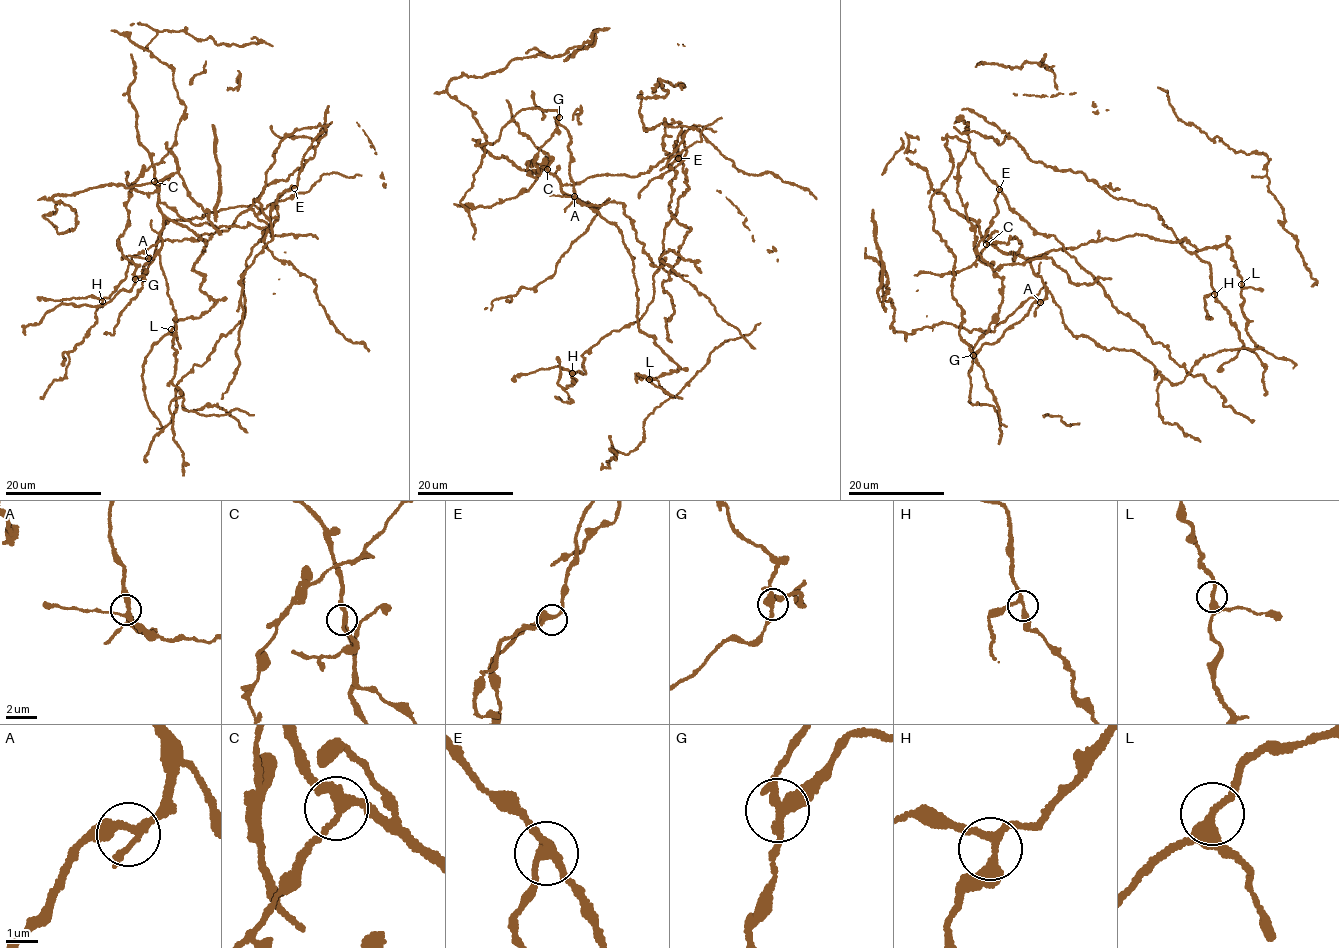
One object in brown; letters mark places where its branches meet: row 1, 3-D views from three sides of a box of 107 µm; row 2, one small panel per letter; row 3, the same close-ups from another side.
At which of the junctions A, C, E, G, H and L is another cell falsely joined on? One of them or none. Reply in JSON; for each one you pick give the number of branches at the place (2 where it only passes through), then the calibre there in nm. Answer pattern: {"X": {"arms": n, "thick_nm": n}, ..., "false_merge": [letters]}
{"G": {"arms": 3, "thick_nm": 280}, "false_merge": ["G"]}

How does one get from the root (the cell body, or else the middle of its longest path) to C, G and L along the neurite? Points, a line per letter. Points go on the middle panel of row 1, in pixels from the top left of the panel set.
C: (583, 203), (561, 190), (561, 181), (547, 169)
G: (583, 203), (577, 199), (569, 173), (570, 133), (560, 125), (558, 117)
L: (583, 203), (597, 210), (622, 234), (634, 265), (637, 327), (654, 337), (679, 367), (649, 379)

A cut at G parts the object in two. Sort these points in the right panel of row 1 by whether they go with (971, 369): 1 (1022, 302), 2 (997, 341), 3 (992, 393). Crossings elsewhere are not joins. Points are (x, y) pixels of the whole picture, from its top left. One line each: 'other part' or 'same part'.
1: other part
2: other part
3: other part

